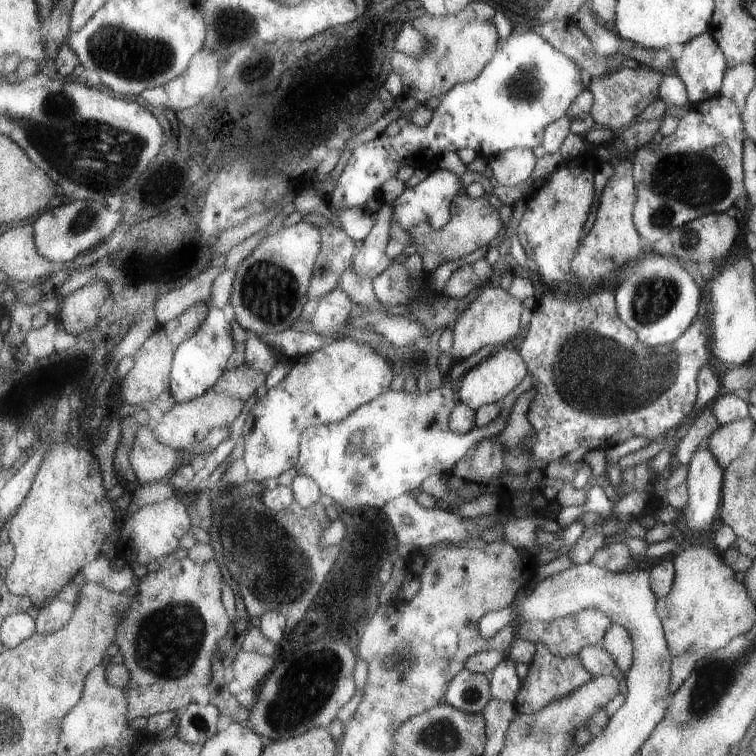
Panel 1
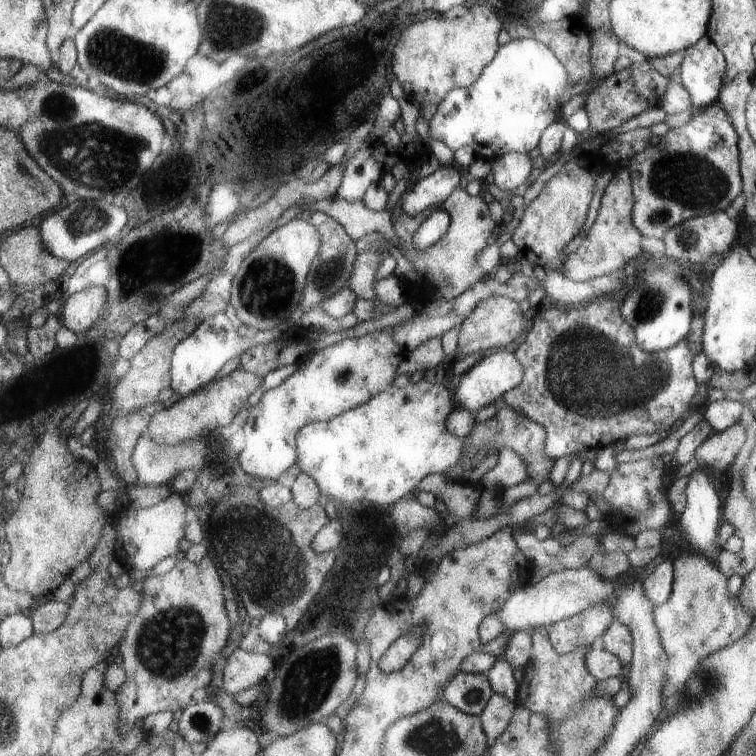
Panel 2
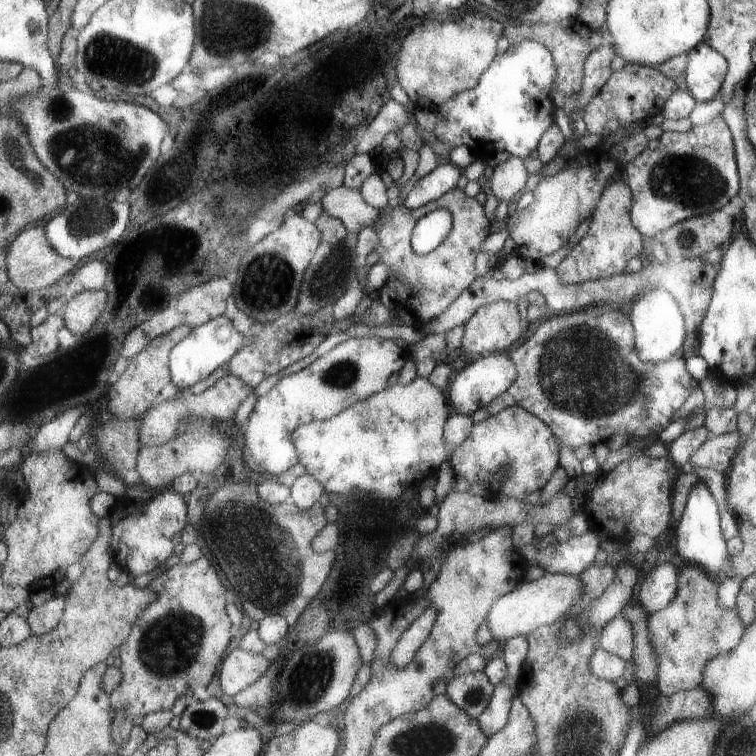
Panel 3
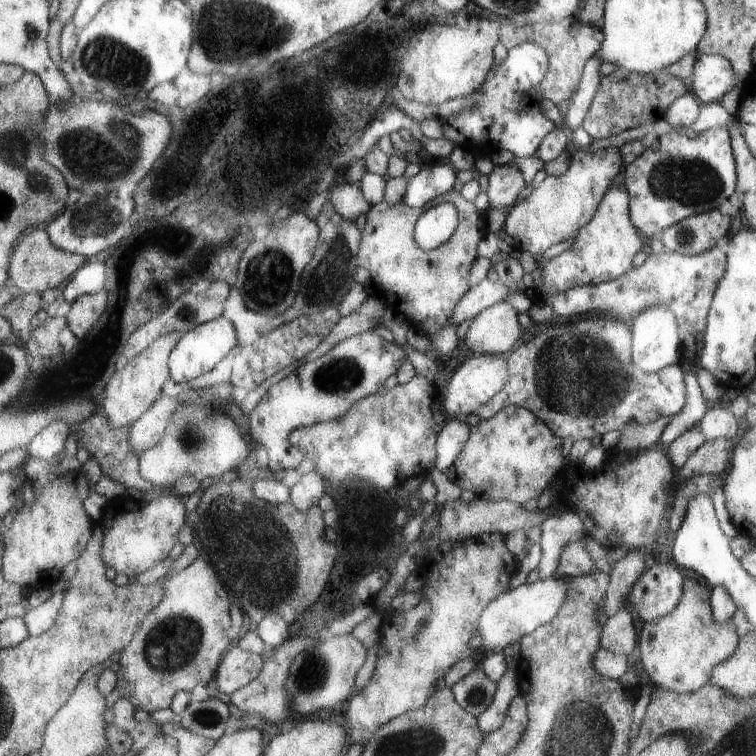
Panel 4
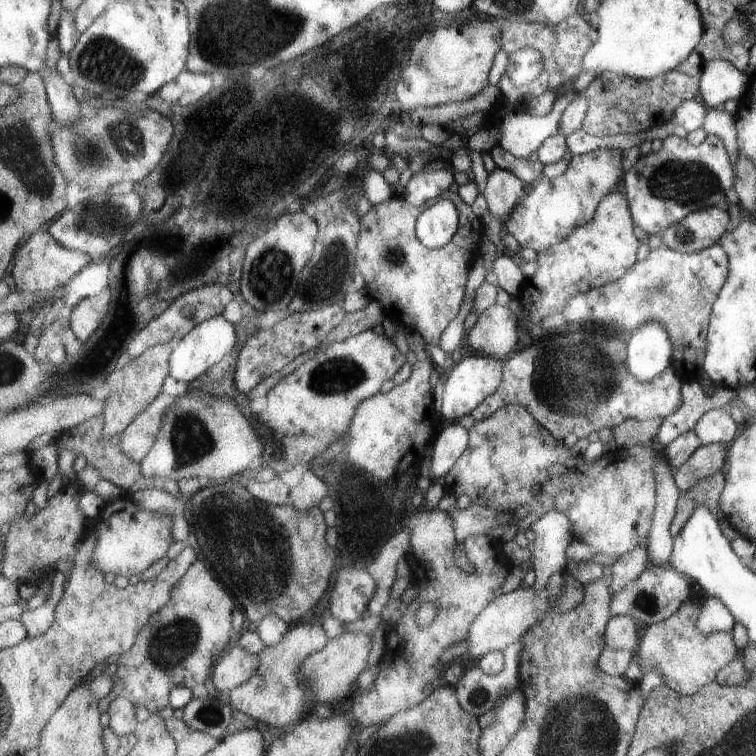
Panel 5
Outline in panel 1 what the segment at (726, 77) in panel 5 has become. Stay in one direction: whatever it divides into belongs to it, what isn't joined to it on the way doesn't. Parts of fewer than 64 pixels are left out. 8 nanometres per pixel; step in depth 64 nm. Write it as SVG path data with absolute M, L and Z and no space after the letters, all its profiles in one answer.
M711 32L689 40L681 48L673 72L683 82L689 98L689 106L697 106L713 98L721 90L721 82L727 70L725 56L711 38Z

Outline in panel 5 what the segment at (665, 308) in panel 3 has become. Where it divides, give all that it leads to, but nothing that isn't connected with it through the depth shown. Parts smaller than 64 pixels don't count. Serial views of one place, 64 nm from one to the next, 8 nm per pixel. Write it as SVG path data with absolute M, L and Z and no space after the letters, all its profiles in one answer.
M645 322L627 340L625 370L637 382L651 382L671 366L673 344L657 322Z

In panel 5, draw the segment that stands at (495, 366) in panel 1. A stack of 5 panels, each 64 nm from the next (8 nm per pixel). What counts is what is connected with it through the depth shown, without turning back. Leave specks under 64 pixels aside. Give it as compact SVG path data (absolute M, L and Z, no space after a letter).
M475 352L473 356L461 360L459 364L453 364L451 372L443 374L443 382L439 388L437 414L449 424L457 422L457 418L475 412L489 396L493 396L501 388L503 380L505 380L505 362L489 356L481 356Z

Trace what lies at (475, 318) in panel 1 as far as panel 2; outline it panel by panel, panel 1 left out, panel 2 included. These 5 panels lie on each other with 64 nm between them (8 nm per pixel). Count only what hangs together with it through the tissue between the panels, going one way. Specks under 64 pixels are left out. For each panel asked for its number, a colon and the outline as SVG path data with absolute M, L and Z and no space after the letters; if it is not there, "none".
2: M489 298L485 302L481 302L475 312L469 316L469 320L463 322L461 326L461 338L459 338L459 358L471 356L471 354L491 354L495 350L503 350L505 346L513 344L523 330L529 328L529 322L523 318L525 314L525 306L511 300L511 298Z

